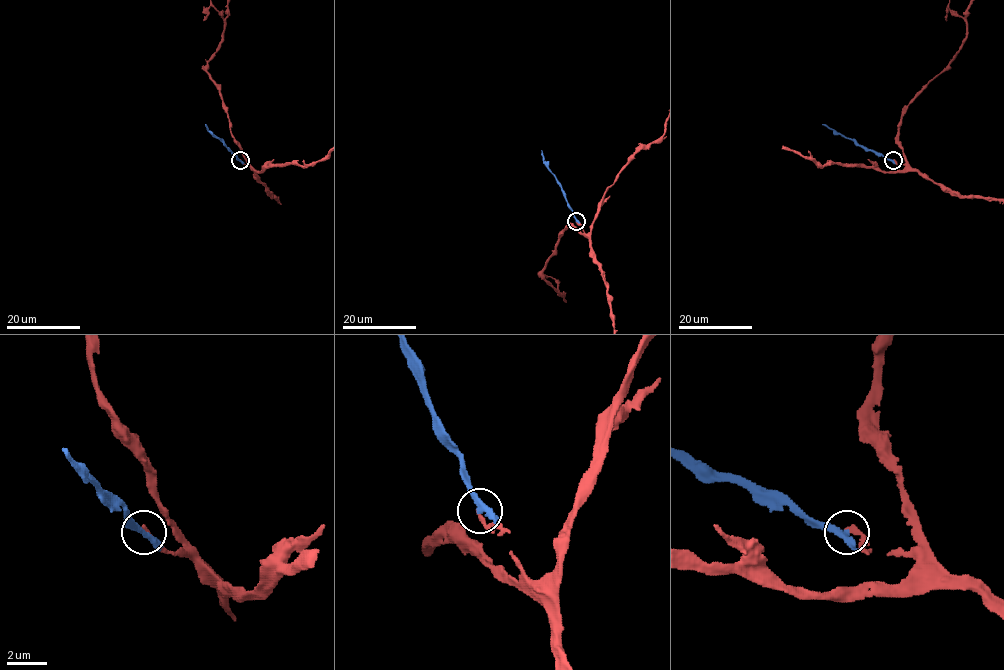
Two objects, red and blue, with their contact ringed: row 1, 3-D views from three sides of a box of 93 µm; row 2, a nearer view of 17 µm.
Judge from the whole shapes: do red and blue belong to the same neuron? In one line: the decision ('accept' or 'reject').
accept

